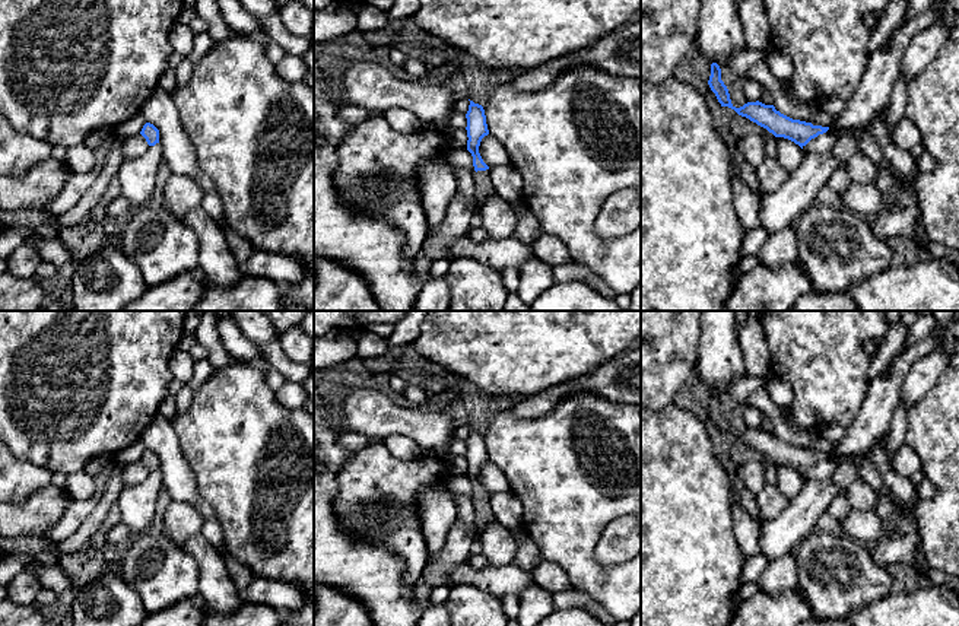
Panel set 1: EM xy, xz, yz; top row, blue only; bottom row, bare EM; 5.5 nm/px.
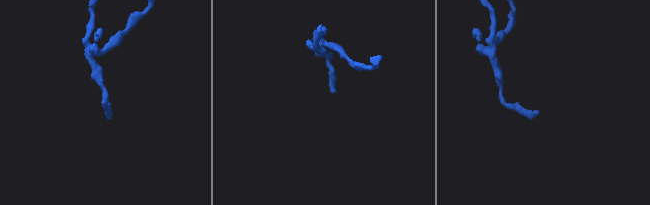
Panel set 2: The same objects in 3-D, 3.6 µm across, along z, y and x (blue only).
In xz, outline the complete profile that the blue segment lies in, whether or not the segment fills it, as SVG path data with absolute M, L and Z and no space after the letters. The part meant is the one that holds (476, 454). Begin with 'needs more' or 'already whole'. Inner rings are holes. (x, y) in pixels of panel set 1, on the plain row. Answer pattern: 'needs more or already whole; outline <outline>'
needs more; outline M470 428L469 438L466 441L467 445L467 477L473 483L473 505L476 515L476 533L477 536L488 527L490 518L493 518L489 506L490 495L483 489L479 473L485 463L489 461L486 442L482 432Z

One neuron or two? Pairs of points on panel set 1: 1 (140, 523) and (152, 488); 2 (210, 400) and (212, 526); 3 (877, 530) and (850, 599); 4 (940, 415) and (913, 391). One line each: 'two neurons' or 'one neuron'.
1: one neuron
2: two neurons
3: two neurons
4: two neurons

